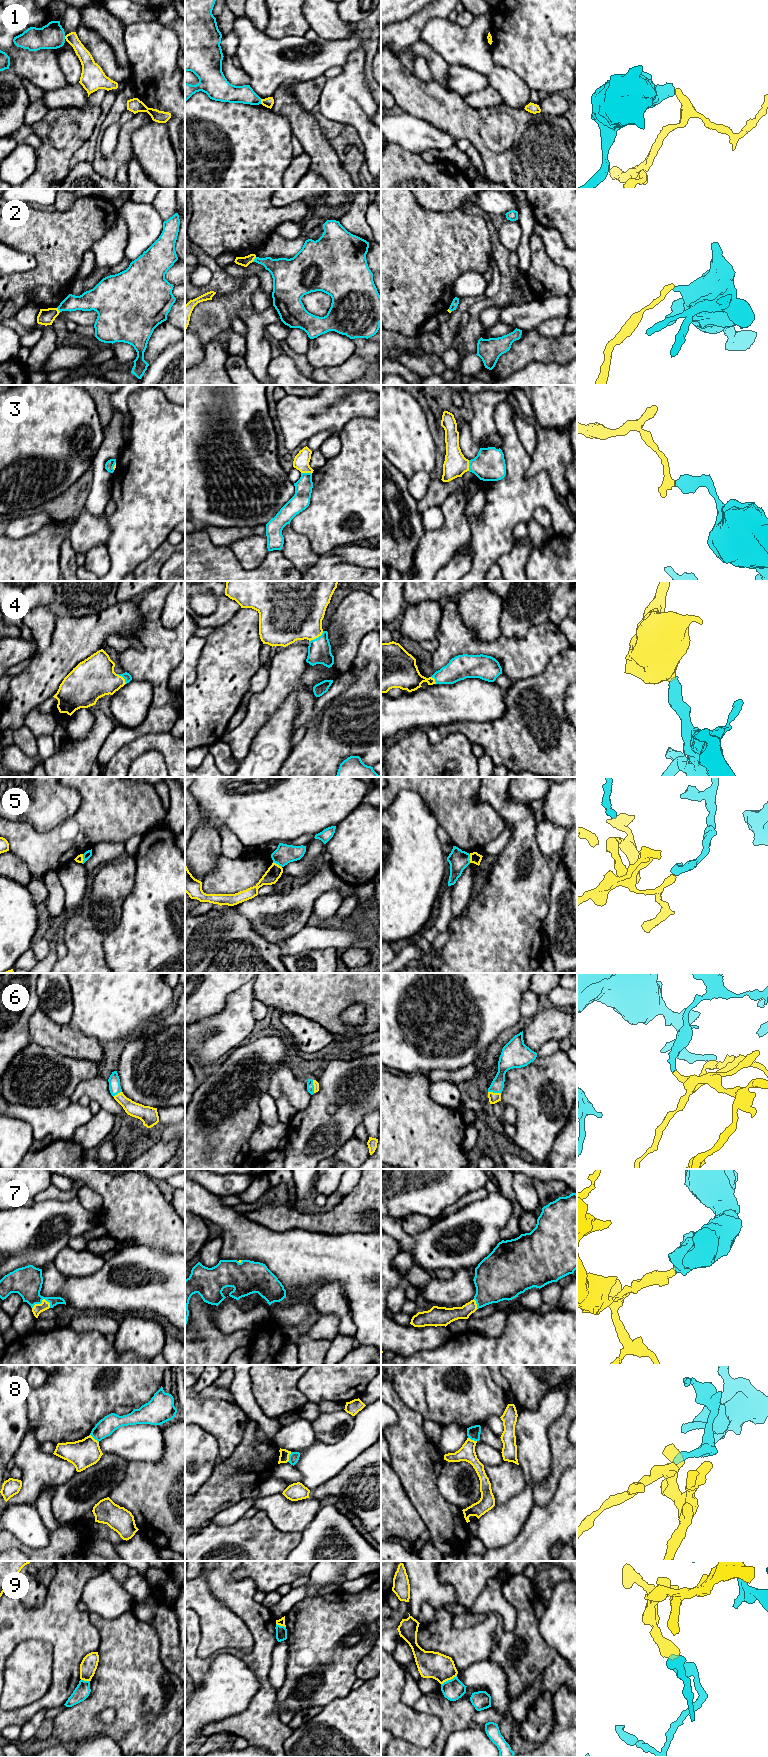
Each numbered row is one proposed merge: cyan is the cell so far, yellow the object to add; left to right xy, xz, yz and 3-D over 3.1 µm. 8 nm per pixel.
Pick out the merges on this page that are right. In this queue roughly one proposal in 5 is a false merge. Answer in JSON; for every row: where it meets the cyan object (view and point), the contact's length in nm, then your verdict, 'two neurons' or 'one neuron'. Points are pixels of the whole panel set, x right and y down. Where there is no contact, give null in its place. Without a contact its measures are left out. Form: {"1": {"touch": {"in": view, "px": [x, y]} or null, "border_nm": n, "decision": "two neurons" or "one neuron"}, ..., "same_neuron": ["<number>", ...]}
{"1": {"touch": {"in": "xz", "px": [260, 101]}, "border_nm": 40, "decision": "two neurons"}, "2": {"touch": {"in": "xz", "px": [254, 259]}, "border_nm": 50, "decision": "two neurons"}, "3": {"touch": {"in": "xz", "px": [306, 473]}, "border_nm": 90, "decision": "one neuron"}, "4": {"touch": {"in": "xz", "px": [316, 638]}, "border_nm": 150, "decision": "one neuron"}, "5": {"touch": {"in": "xz", "px": [277, 863]}, "border_nm": 90, "decision": "two neurons"}, "6": {"touch": {"in": "xz", "px": [313, 1086]}, "border_nm": 110, "decision": "one neuron"}, "7": {"touch": {"in": "xy", "px": [41, 1302]}, "border_nm": 160, "decision": "one neuron"}, "8": {"touch": {"in": "xz", "px": [289, 1457]}, "border_nm": 90, "decision": "two neurons"}, "9": {"touch": {"in": "yz", "px": [448, 1680]}, "border_nm": 150, "decision": "two neurons"}, "same_neuron": ["3", "4", "6", "7"]}

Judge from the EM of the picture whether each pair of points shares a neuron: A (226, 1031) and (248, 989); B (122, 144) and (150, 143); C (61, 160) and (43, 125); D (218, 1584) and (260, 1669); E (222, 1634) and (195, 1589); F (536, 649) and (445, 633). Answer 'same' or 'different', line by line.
A: same
B: different
C: same
D: same
E: same
F: same

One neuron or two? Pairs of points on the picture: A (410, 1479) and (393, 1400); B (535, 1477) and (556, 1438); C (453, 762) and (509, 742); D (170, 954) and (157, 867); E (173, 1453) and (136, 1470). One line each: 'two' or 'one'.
A: one
B: two
C: two
D: one
E: one

